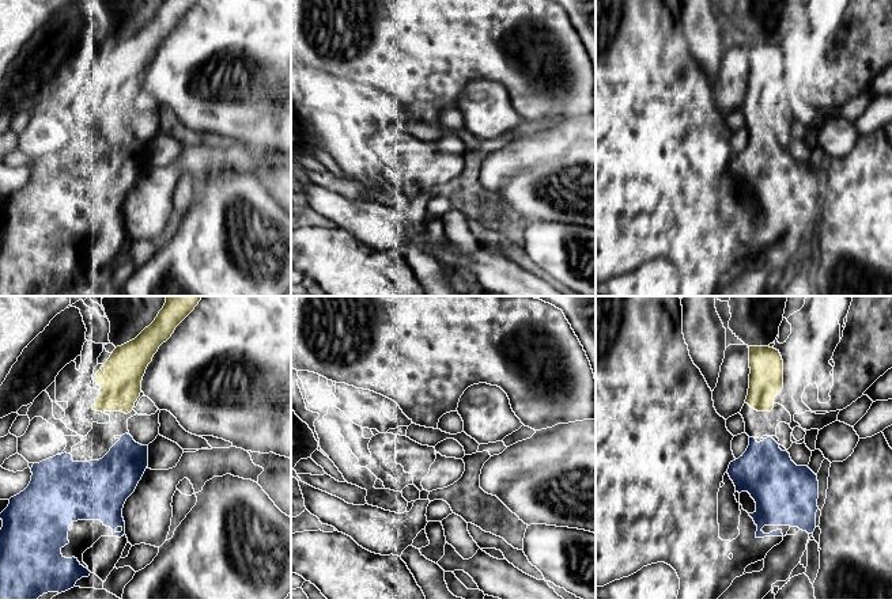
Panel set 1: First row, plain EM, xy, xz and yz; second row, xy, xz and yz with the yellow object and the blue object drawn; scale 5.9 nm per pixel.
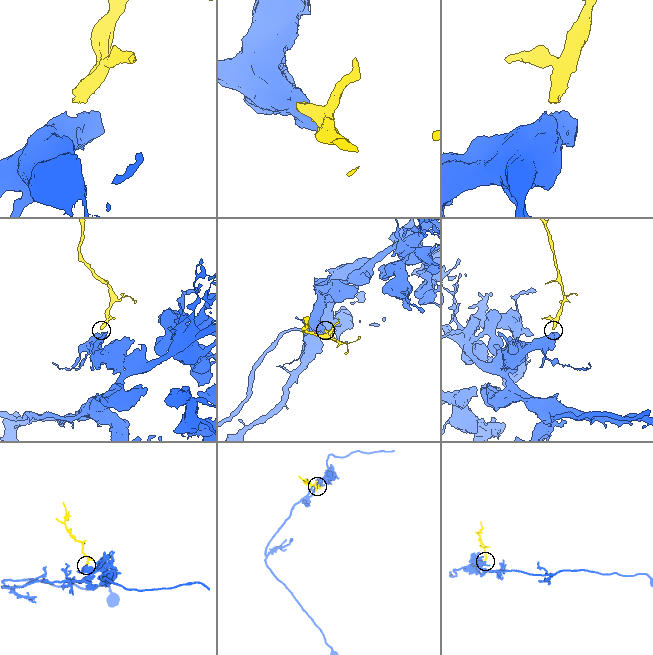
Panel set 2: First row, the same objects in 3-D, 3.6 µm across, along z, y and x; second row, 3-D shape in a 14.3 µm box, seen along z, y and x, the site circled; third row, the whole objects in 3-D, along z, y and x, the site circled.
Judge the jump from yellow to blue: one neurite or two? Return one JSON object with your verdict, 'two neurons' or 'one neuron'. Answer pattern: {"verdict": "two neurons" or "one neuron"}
{"verdict": "one neuron"}

